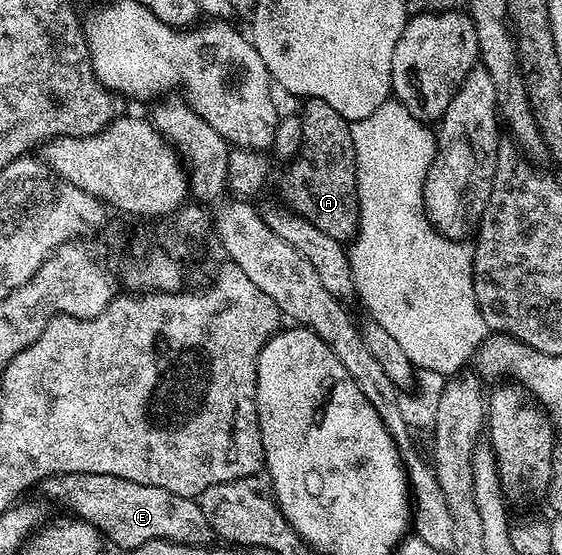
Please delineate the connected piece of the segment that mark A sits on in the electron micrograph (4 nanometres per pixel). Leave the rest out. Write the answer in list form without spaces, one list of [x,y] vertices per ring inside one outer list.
[[[307,99],[303,103],[304,111],[299,111],[302,128],[302,144],[300,153],[292,159],[284,174],[284,183],[280,186],[283,205],[293,214],[305,218],[314,224],[314,228],[322,228],[326,236],[334,236],[334,240],[348,244],[355,238],[360,228],[360,201],[356,191],[356,153],[352,143],[352,127],[341,114],[334,112],[326,100]]]

